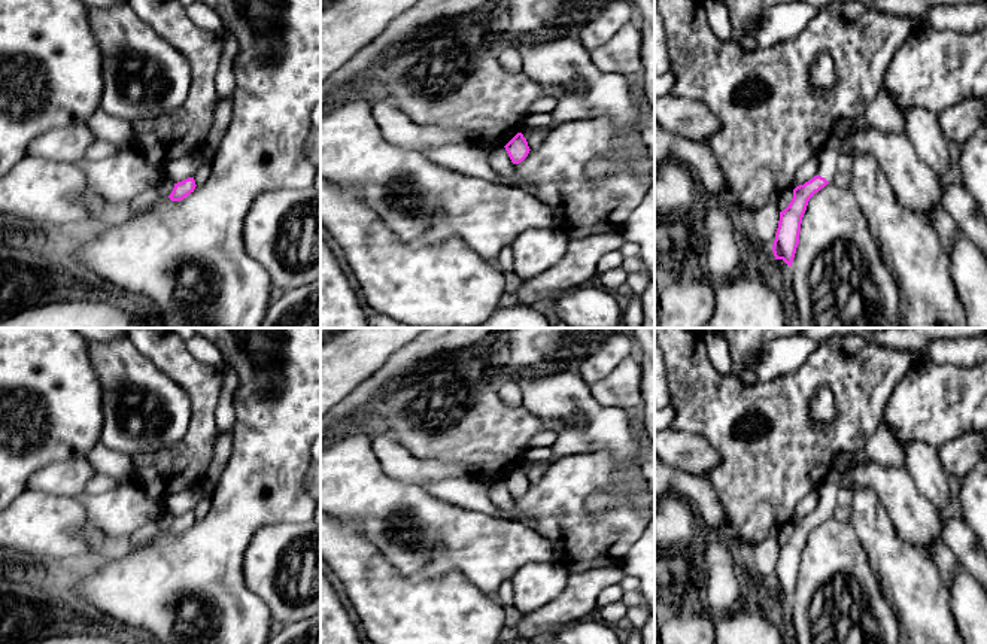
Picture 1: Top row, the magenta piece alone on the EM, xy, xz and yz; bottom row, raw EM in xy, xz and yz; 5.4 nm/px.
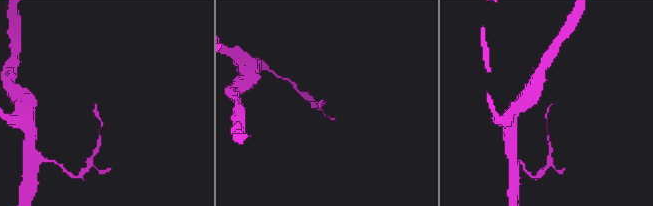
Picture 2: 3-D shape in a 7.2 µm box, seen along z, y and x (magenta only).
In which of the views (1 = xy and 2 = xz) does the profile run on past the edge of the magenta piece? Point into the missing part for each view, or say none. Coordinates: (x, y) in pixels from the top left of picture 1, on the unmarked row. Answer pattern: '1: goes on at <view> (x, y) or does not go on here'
1: does not go on here
2: does not go on here

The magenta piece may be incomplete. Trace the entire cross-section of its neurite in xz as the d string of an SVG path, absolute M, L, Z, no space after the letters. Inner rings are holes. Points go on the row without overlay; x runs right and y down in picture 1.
M517 467L504 482L513 498L522 496L531 484L522 467Z

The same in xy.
M188 511L182 516L177 516L177 517L174 517L174 522L173 522L171 528L168 529L168 532L171 535L180 535L185 531L188 531L191 526L194 526L195 520L197 519L195 519L194 511Z

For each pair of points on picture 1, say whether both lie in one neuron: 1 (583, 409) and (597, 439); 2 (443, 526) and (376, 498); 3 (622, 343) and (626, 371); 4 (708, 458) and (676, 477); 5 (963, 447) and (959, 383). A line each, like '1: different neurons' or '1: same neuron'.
1: same neuron
2: same neuron
3: different neurons
4: different neurons
5: different neurons

